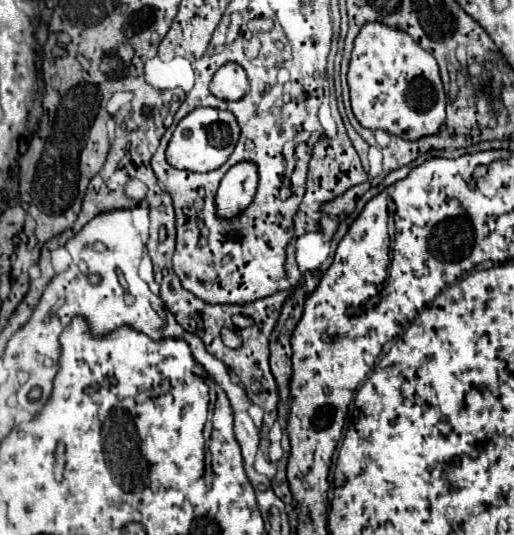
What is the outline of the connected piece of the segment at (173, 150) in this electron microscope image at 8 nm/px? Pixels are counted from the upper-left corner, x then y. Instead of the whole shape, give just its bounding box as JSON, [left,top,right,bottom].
[167,108,239,172]

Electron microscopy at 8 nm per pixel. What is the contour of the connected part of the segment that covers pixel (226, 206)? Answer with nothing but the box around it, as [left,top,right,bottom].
[217,162,259,216]

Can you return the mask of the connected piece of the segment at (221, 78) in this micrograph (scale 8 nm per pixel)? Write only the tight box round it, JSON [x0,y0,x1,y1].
[209,62,249,100]

